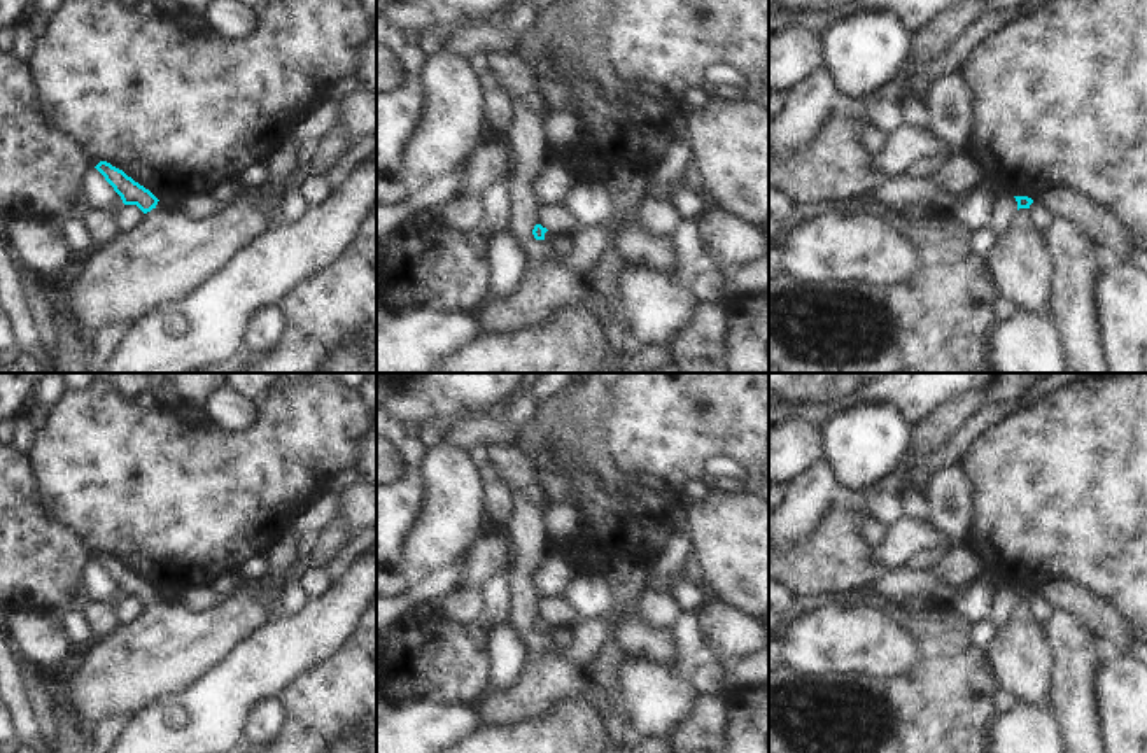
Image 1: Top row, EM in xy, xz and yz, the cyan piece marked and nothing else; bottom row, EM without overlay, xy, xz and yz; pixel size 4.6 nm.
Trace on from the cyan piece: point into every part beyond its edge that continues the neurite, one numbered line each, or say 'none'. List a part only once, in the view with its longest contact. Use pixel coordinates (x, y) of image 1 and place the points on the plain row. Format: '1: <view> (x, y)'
1: xy (167, 648)

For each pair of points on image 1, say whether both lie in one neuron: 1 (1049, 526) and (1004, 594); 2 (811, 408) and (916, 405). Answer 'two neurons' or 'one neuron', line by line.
1: two neurons
2: one neuron

